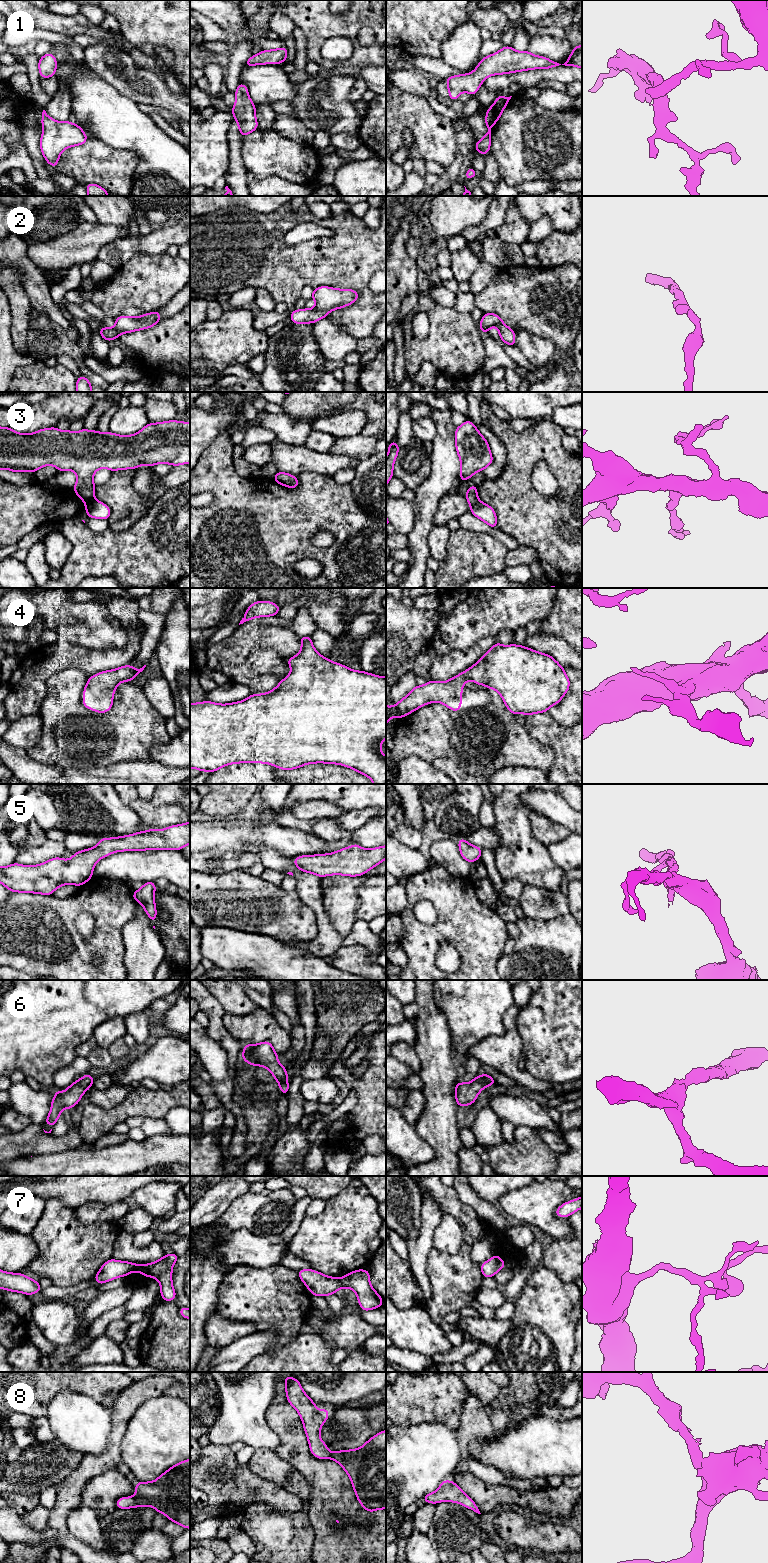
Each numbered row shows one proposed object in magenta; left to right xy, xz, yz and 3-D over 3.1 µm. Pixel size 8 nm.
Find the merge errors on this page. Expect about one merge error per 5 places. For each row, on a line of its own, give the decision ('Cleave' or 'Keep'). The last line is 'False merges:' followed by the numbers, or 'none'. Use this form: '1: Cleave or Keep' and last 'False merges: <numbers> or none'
1: Keep
2: Keep
3: Cleave
4: Keep
5: Keep
6: Keep
7: Keep
8: Keep
False merges: 3

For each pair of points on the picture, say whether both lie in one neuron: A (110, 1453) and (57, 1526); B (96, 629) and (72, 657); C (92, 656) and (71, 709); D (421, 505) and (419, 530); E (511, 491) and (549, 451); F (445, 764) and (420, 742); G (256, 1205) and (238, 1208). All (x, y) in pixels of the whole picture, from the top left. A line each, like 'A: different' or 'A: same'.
A: same
B: different
C: different
D: same
E: same
F: different
G: same

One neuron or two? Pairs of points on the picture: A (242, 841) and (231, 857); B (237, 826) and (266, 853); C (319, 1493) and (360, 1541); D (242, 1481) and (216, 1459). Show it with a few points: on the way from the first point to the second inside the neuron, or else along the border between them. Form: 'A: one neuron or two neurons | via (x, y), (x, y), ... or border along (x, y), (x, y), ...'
A: two neurons | border along (212, 849), (237, 851), (239, 853)
B: two neurons | border along (257, 853), (262, 847), (270, 847), (283, 856)
C: one neuron | via (331, 1505), (344, 1518), (344, 1525), (348, 1529)
D: one neuron | via (236, 1474), (223, 1463)

